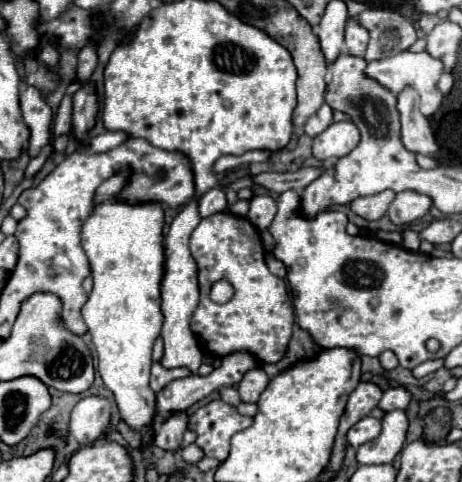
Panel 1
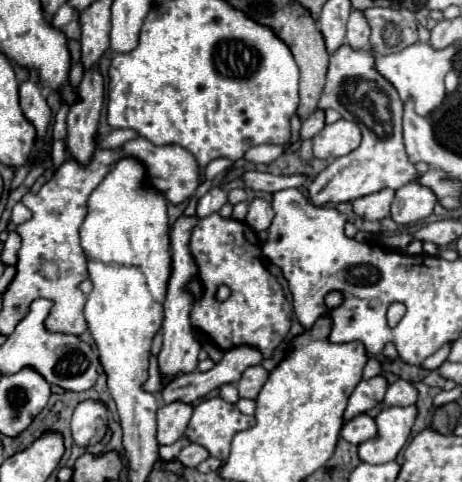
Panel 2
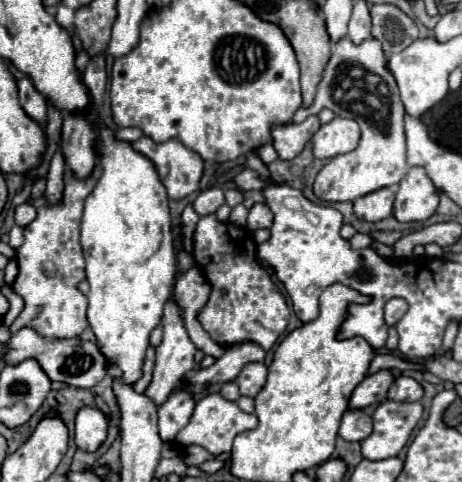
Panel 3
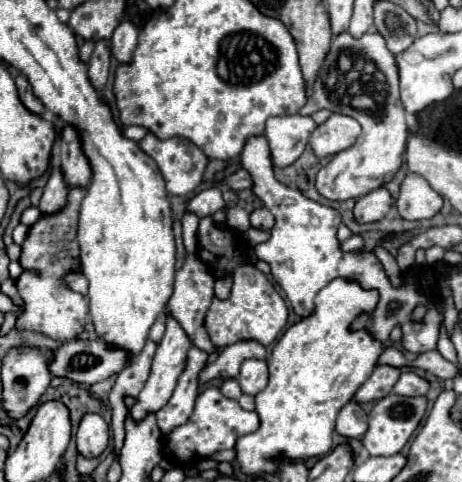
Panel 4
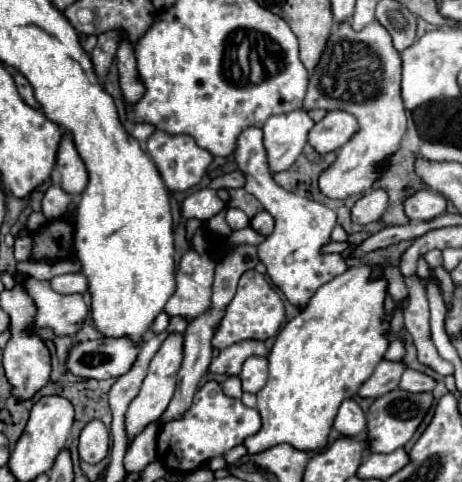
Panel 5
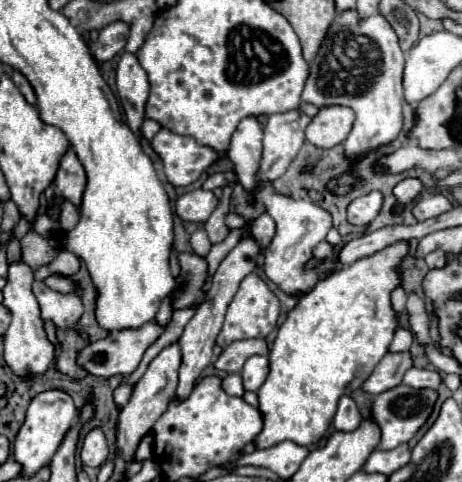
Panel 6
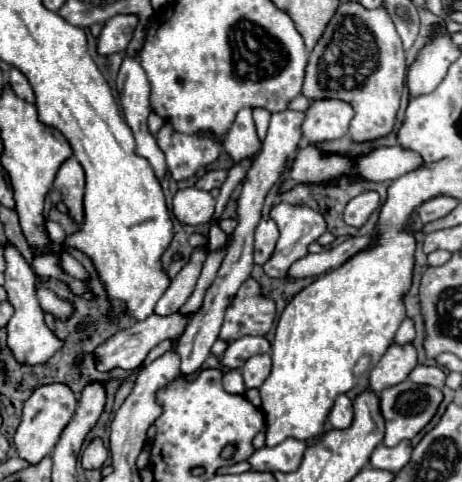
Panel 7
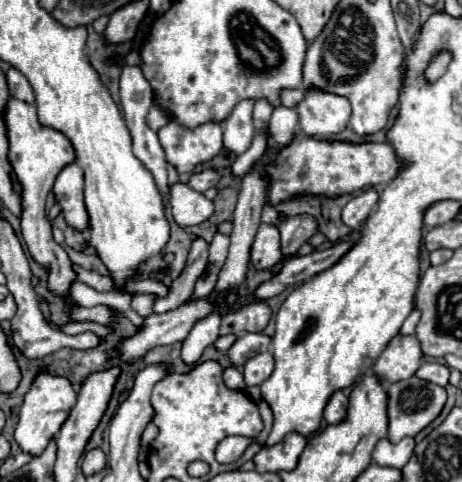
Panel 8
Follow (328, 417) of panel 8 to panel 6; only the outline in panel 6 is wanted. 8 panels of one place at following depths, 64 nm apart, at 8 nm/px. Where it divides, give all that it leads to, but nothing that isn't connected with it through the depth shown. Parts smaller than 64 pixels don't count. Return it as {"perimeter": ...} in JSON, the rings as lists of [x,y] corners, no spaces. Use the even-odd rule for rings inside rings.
{"perimeter":[[[342,396],[334,416],[334,428],[340,432],[354,432],[362,422],[362,414],[350,396]]]}

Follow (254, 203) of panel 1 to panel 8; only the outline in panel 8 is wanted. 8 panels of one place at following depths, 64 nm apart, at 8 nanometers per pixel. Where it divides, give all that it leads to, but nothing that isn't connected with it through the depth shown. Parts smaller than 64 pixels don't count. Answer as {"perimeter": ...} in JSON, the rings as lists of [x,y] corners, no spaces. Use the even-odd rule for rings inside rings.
{"perimeter":[[[260,224],[252,244],[252,264],[260,270],[270,270],[282,260],[280,234],[274,224]]]}

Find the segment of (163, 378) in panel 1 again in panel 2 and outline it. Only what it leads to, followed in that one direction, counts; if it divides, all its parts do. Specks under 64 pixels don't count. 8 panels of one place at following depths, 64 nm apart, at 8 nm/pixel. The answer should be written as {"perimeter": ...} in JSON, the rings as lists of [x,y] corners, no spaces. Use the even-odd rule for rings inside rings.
{"perimeter":[[[154,356],[150,358],[150,376],[148,376],[148,382],[144,384],[144,388],[156,390],[156,392],[160,392],[160,388],[162,388],[162,374],[158,370],[158,362],[156,362]]]}

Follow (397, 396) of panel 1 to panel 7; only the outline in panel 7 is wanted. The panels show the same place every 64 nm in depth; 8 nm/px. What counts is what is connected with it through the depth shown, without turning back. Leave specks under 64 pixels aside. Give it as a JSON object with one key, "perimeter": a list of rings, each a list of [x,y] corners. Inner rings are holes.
{"perimeter":[[[416,366],[408,378],[416,384],[426,384],[426,386],[434,386],[434,388],[442,388],[446,374],[442,368],[438,366]]]}

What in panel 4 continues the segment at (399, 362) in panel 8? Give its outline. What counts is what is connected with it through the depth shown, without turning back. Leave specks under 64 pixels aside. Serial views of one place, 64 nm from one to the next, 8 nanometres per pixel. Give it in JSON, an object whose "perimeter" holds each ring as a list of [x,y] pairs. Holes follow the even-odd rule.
{"perimeter":[[[376,366],[374,372],[370,374],[370,378],[354,394],[354,400],[358,404],[372,402],[372,400],[382,400],[384,396],[388,396],[392,392],[398,378],[400,378],[398,368],[394,368],[394,366]]]}

